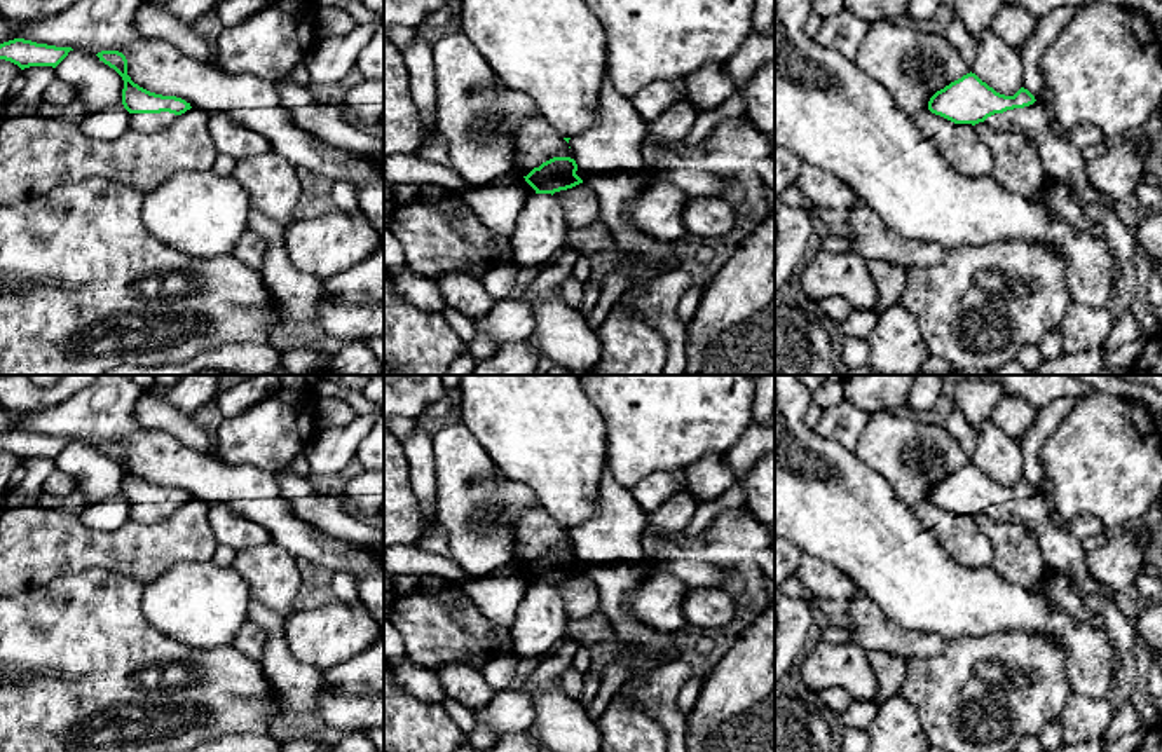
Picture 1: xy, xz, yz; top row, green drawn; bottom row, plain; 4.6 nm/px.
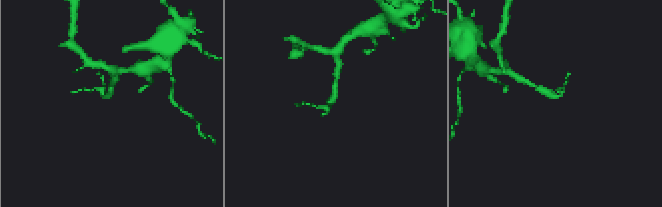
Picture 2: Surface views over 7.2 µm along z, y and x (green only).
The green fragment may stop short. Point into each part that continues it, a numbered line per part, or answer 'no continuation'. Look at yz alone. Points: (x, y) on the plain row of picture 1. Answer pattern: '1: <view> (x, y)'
1: yz (1061, 552)

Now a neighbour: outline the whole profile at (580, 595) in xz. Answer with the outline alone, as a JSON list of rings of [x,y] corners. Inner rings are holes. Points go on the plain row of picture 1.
[[[583,572],[572,579],[555,583],[567,614],[567,621],[586,619],[600,609],[600,597],[593,579]]]

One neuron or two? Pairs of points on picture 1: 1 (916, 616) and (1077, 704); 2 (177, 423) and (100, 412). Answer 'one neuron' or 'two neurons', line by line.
1: two neurons
2: two neurons

